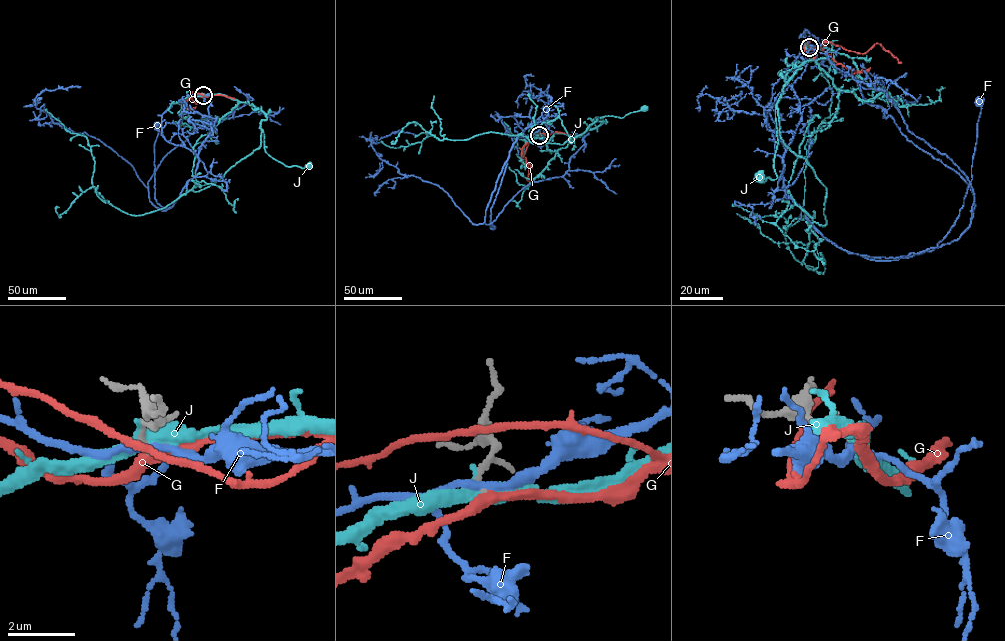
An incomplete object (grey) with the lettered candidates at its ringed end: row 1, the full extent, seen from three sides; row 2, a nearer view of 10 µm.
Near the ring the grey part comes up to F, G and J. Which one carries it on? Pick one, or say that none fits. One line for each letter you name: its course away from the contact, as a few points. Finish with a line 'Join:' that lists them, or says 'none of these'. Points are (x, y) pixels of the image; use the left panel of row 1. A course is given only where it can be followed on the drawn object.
Join: none of these

